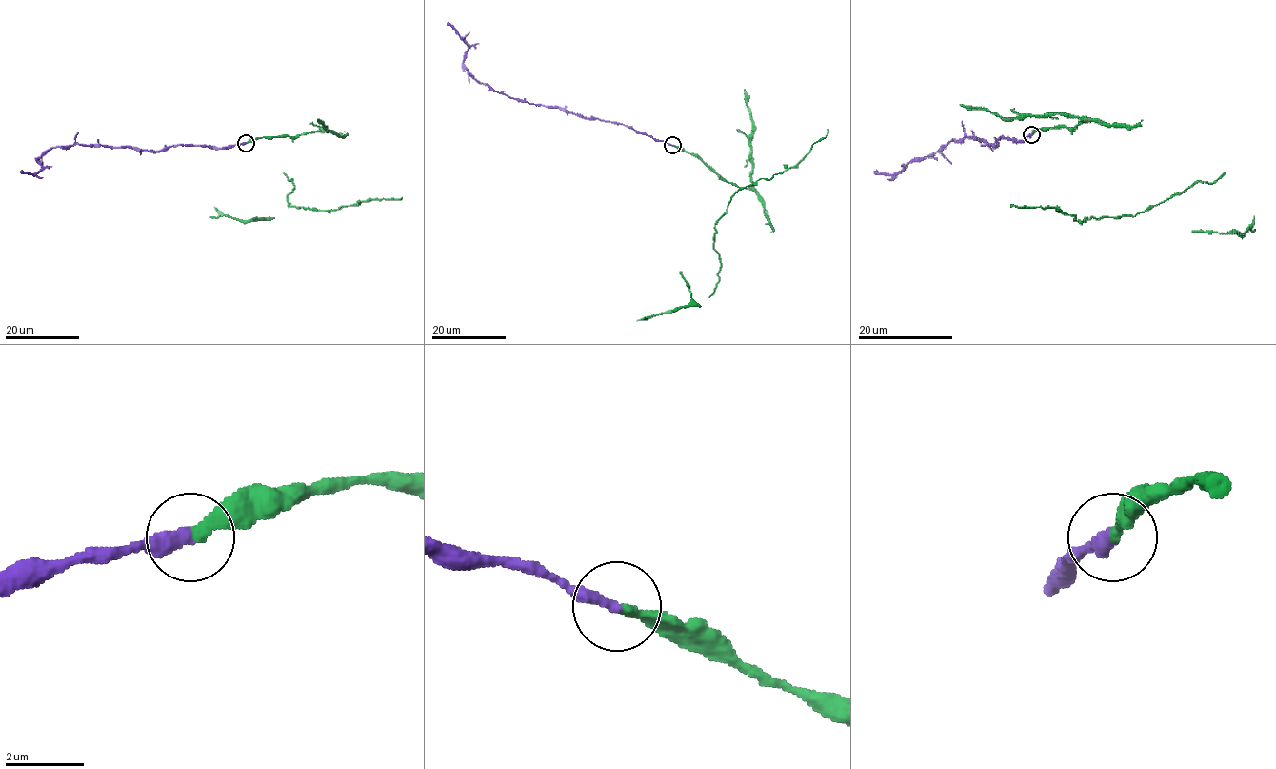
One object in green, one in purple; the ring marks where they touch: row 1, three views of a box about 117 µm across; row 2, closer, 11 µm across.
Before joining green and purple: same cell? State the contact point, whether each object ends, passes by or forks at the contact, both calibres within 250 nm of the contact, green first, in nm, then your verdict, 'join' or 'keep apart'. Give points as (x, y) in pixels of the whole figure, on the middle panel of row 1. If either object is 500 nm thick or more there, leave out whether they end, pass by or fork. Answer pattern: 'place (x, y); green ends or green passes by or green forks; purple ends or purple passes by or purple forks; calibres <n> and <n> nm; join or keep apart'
place (672, 145); green ends; purple ends; calibres 280 and 360 nm; join

